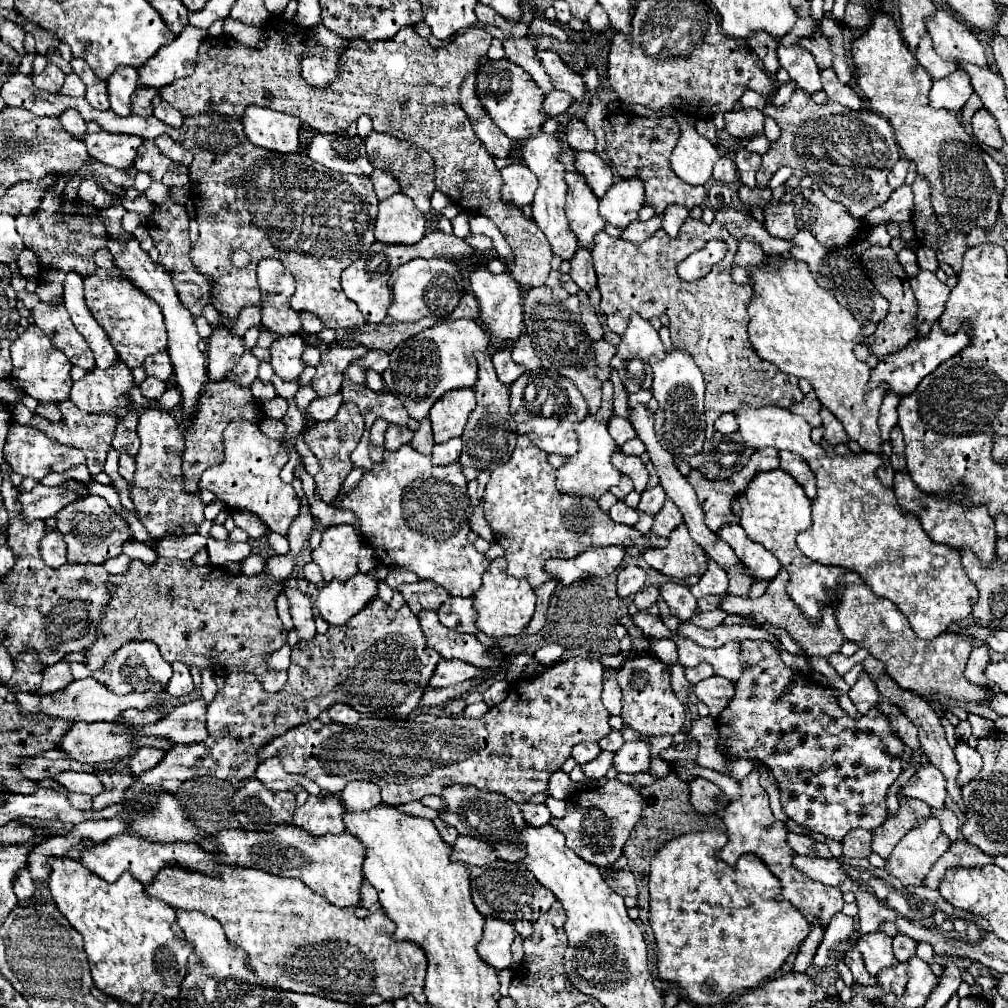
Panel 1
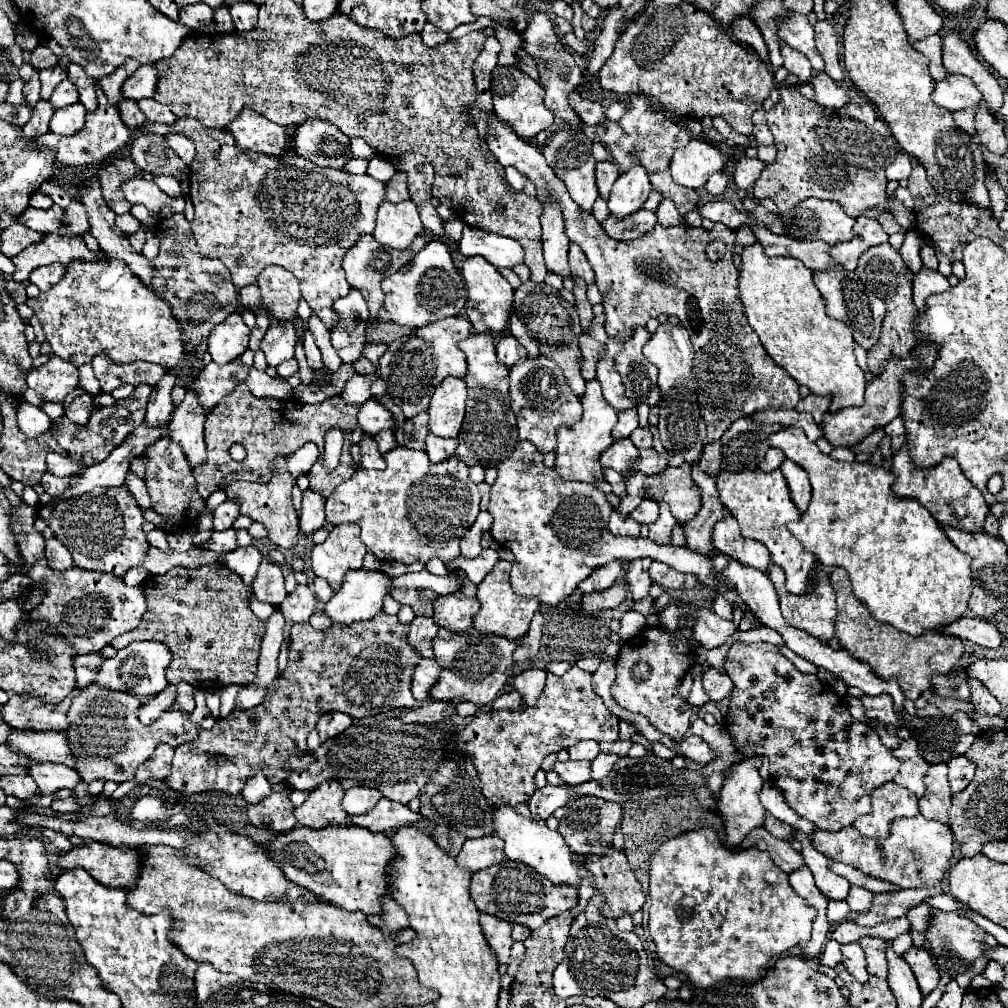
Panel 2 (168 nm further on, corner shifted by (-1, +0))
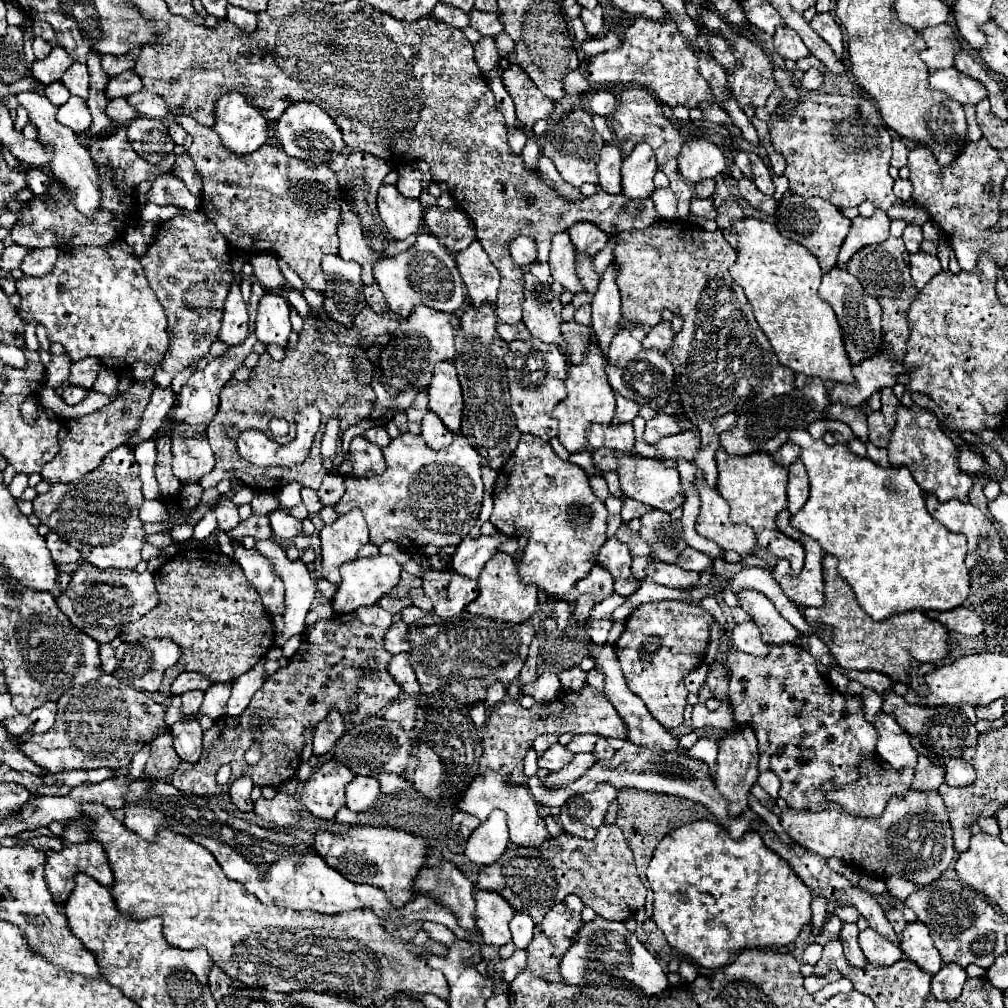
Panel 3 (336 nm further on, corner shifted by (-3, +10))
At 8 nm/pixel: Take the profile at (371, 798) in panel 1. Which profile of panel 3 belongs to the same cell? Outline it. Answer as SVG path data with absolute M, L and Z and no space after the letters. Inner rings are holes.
M356 776L346 786L346 808L350 812L364 812L380 794L380 784L370 776Z

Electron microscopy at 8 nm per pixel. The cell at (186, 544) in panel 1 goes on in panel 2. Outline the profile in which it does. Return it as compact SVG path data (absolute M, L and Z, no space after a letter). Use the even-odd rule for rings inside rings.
M226 530L226 532L214 532L208 542L202 542L198 546L200 550L216 550L216 552L230 552L236 550L236 530Z

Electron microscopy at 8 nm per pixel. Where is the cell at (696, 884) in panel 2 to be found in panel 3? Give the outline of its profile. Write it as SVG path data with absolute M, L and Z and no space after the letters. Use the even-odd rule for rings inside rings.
M702 820L702 822L692 822L692 824L686 824L686 826L680 826L676 828L674 832L670 832L668 836L664 836L656 850L654 850L654 856L648 864L648 870L646 870L646 878L650 882L650 887L654 890L654 922L656 926L664 932L668 944L688 956L692 956L696 960L696 964L704 966L704 968L722 968L726 966L736 952L740 950L746 950L746 948L778 948L778 946L788 946L796 940L796 936L800 934L802 926L810 922L810 902L812 902L812 894L808 892L808 888L804 886L804 882L800 882L800 878L792 872L790 864L780 858L776 852L772 852L764 842L762 842L762 836L758 832L746 832L740 840L732 840L728 836L728 832L720 826L720 824L714 824L714 822L708 822L708 820Z

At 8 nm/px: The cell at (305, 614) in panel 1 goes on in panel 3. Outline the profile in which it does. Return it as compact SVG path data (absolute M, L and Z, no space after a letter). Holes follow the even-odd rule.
M272 540L256 542L256 550L266 556L274 568L274 574L282 578L286 588L286 614L284 632L276 636L276 646L282 648L292 636L304 632L304 618L316 598L316 584L302 560L288 560L284 548Z

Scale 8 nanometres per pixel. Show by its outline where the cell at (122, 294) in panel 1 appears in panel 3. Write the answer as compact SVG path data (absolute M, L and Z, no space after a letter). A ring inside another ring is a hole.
M66 246L58 250L58 260L54 268L40 278L22 276L16 280L16 292L22 302L16 308L18 316L26 324L42 324L48 332L50 342L58 342L64 346L66 354L72 356L72 362L84 358L98 358L102 366L122 372L128 370L134 362L148 362L158 366L168 348L168 330L166 330L166 314L160 306L156 294L152 292L140 260L132 254L124 252L118 246Z

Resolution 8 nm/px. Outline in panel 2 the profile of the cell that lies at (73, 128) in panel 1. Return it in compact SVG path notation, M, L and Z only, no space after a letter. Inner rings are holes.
M80 102L60 108L54 112L54 116L50 120L50 130L54 134L74 134L82 128L84 116L86 116L86 108Z

